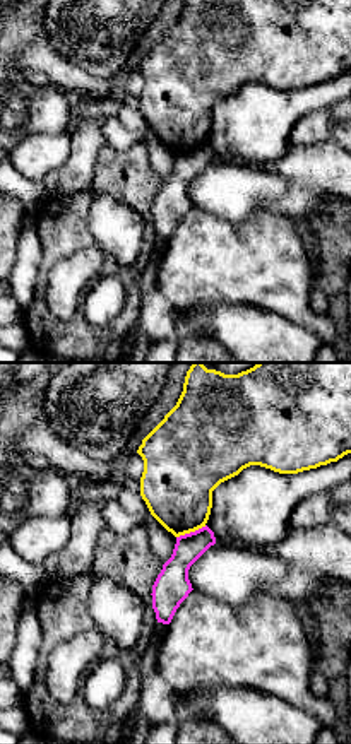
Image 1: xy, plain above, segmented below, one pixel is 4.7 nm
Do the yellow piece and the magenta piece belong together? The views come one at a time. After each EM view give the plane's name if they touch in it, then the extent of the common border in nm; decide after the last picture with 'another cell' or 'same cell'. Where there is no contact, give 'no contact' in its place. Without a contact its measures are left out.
meets yellow in xy; contact 160 nm long

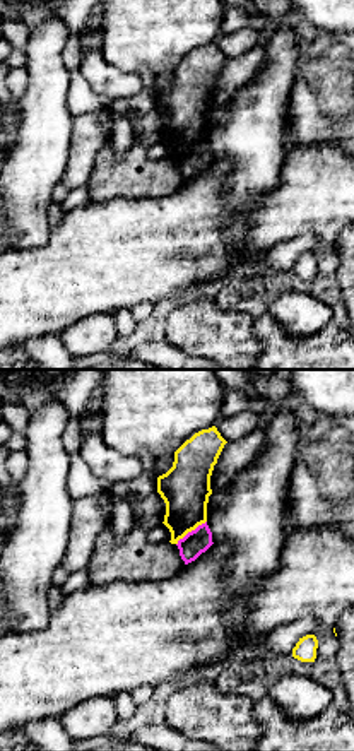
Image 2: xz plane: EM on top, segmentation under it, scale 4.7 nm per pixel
meets yellow in xz; contact 180 nm long

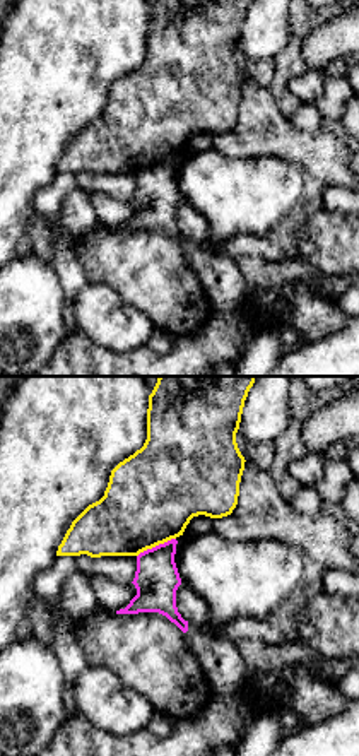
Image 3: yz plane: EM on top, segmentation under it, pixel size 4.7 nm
meets yellow in yz; contact 200 nm long

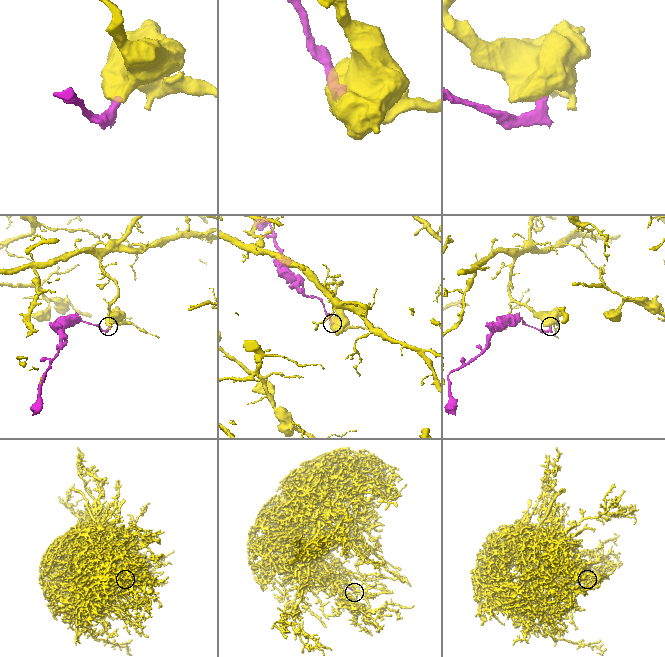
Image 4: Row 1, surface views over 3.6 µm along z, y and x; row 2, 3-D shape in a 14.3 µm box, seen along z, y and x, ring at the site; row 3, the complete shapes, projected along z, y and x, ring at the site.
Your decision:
another cell

